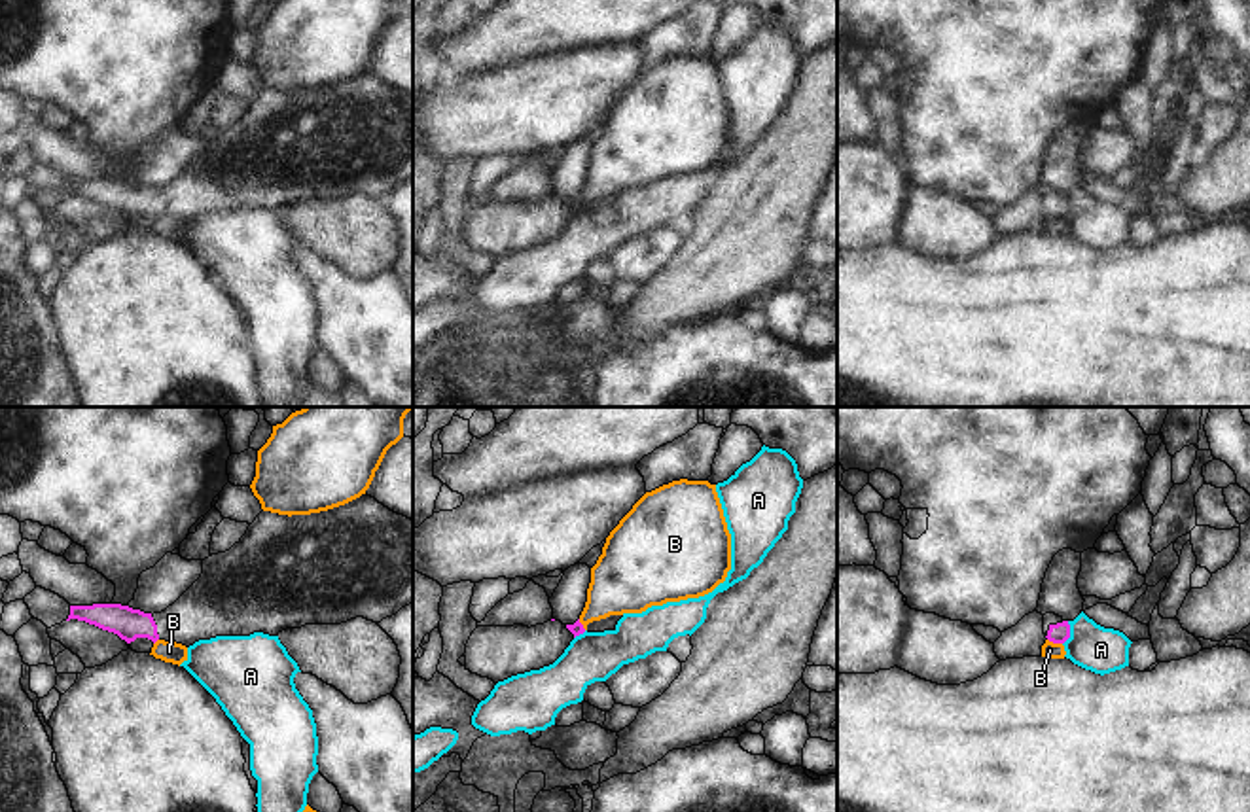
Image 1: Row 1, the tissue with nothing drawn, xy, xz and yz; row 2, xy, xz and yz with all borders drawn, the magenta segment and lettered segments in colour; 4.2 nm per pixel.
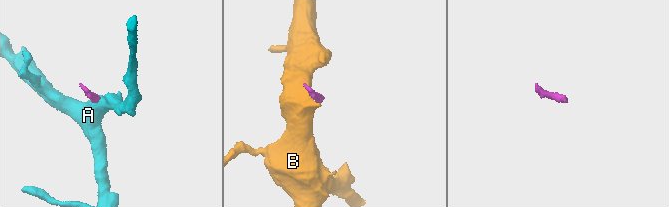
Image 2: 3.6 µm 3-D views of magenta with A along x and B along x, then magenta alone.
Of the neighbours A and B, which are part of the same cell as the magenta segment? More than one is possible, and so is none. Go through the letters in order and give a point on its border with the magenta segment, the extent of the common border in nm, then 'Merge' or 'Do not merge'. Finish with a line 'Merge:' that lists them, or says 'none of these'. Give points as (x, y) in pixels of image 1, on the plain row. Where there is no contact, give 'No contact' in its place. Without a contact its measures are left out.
A: Touches magenta at yz (1069, 209). Shared border 110 nm. Do not merge
B: Touches magenta at yz (1055, 218). Shared border 70 nm. Do not merge
Merge: none of these.

